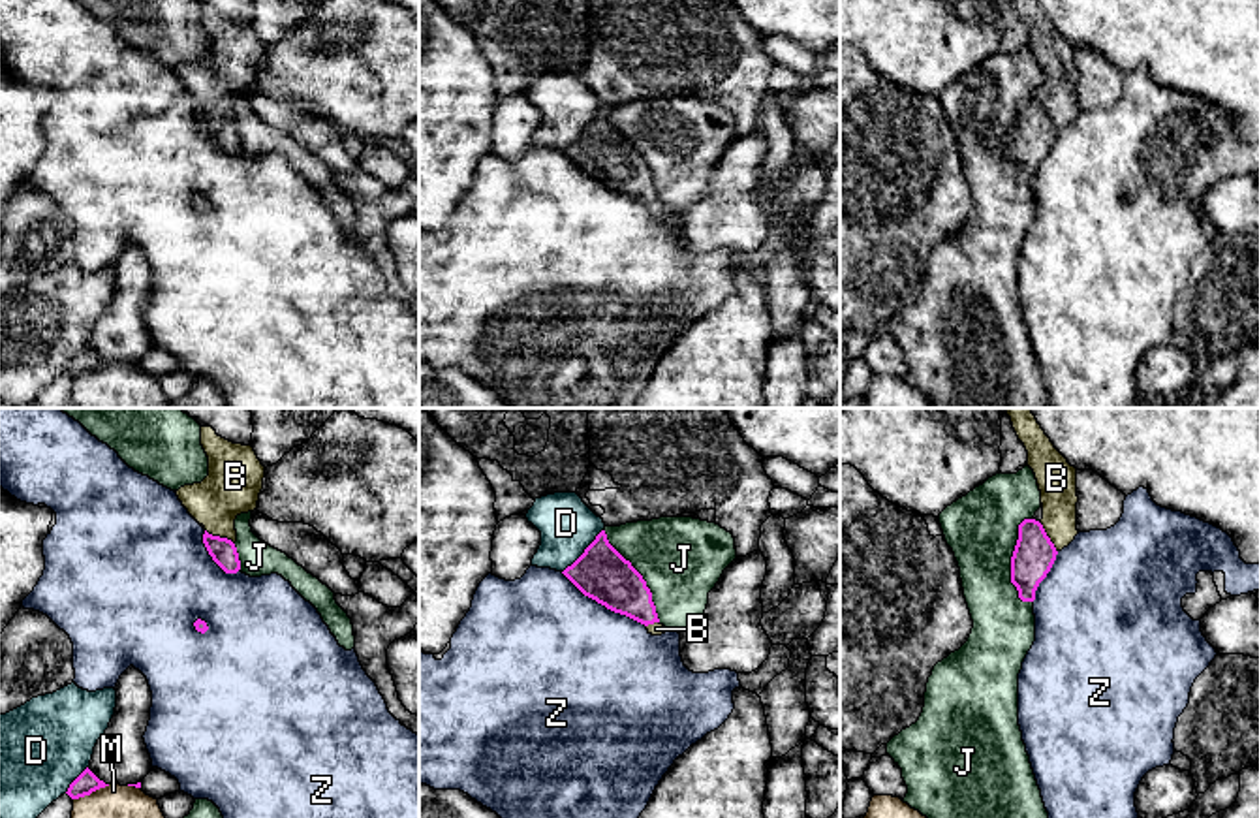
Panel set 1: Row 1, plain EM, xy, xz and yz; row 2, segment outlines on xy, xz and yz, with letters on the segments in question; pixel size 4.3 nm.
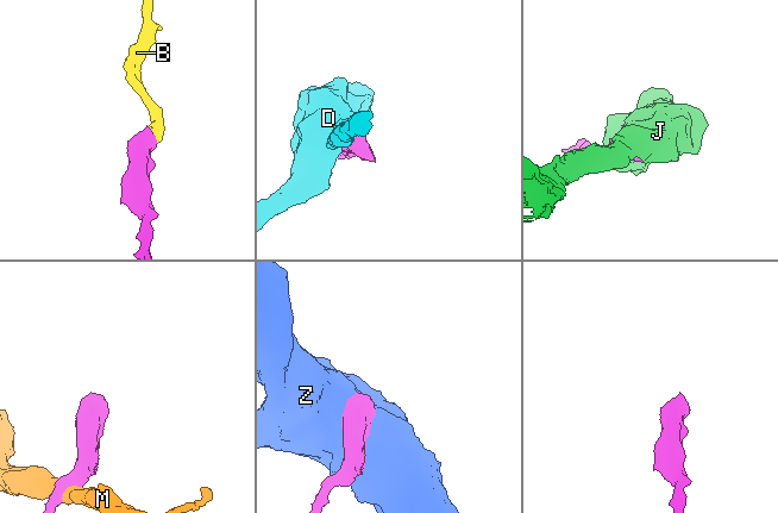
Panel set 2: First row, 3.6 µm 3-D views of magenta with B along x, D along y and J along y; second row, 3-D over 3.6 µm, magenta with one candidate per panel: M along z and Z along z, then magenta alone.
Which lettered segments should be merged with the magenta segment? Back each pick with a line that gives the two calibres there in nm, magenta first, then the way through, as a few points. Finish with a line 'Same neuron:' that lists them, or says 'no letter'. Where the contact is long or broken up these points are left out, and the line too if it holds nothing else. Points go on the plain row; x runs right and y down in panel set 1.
B: calibres 110 and 240 nm; way xy (224, 132), (218, 115), (218, 78), (233, 62)
Same neuron: B

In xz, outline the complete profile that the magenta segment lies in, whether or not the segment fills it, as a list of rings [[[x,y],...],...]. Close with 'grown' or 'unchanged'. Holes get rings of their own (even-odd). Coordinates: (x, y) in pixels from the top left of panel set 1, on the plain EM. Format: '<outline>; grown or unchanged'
[[[601,109],[584,132],[562,150],[584,175],[607,188],[626,194],[646,205],[648,212],[661,214],[652,171],[643,154],[626,139]]]; grown

